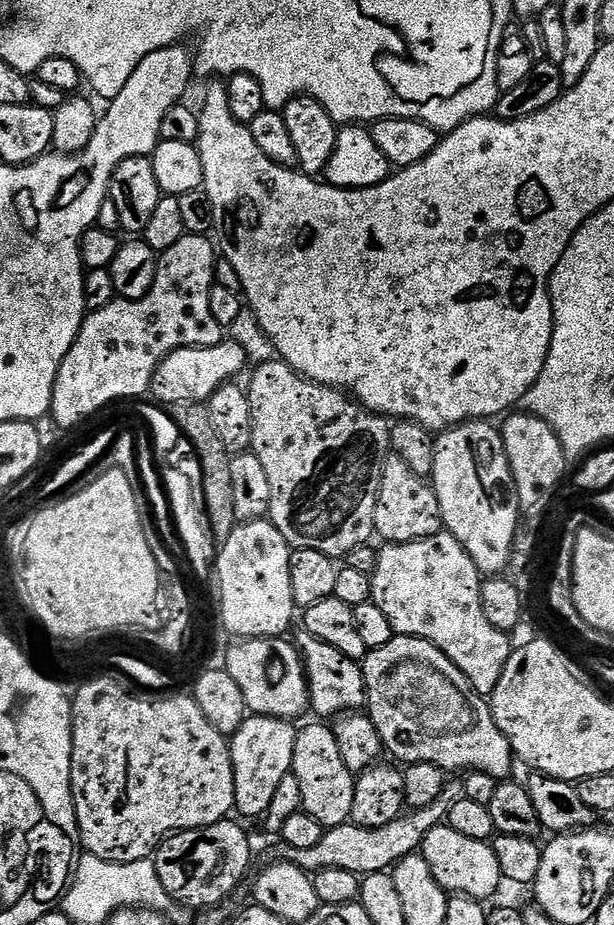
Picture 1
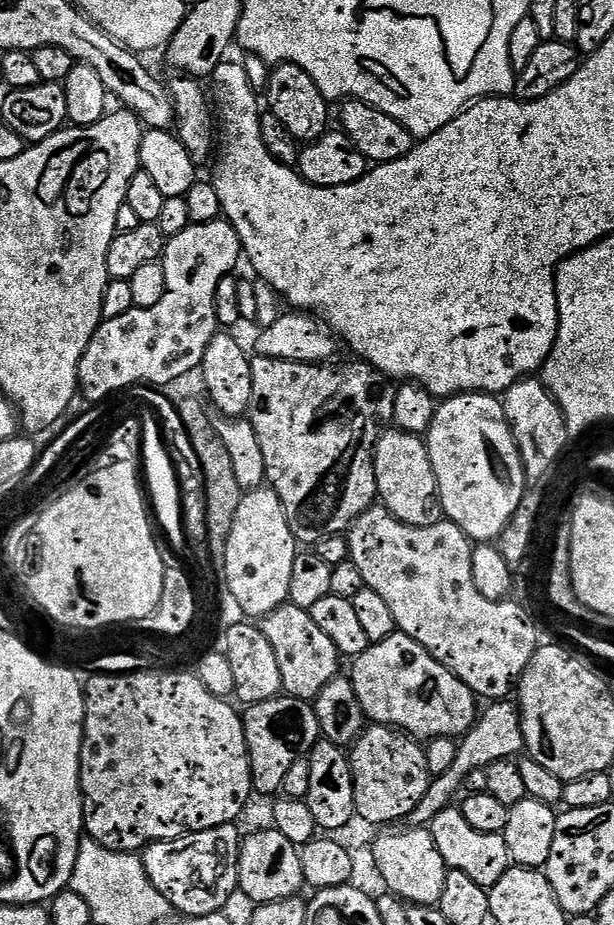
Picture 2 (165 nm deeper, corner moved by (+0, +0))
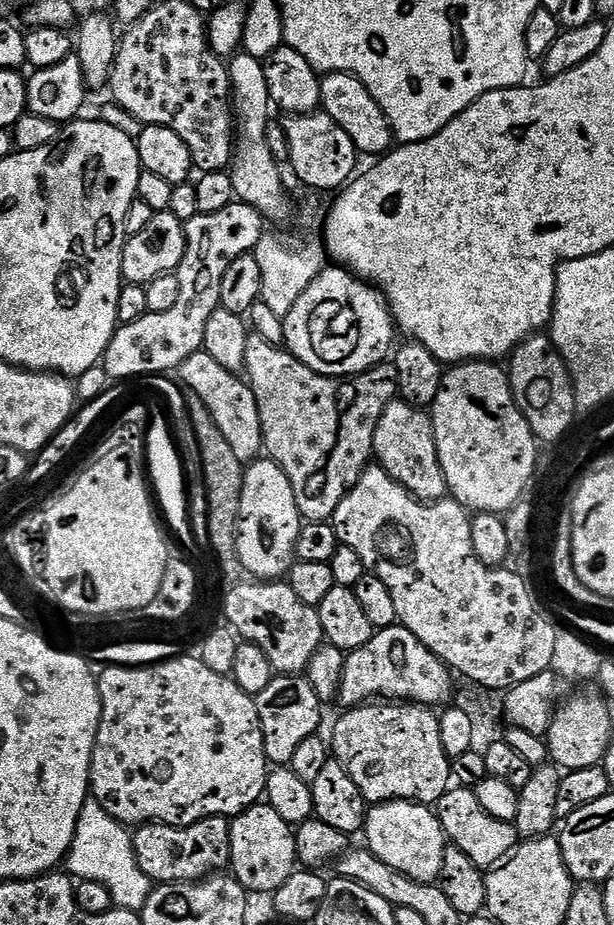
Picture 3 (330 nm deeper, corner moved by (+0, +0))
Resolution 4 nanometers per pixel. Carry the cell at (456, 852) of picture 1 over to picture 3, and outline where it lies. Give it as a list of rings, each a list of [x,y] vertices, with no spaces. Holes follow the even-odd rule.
[[[452,786],[447,794],[434,806],[434,811],[444,831],[447,843],[462,850],[474,866],[481,870],[491,870],[508,859],[518,847],[518,833],[515,823],[501,822],[498,818],[486,814],[478,803],[475,791],[471,787]]]

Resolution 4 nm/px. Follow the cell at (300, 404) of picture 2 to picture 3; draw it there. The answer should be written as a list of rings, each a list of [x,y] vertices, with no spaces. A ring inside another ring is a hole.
[[[252,334],[249,335],[246,342],[246,362],[244,363],[244,372],[249,384],[254,390],[254,398],[258,402],[258,414],[262,418],[262,434],[264,435],[264,452],[279,466],[286,478],[290,478],[290,486],[294,486],[294,498],[298,502],[298,510],[301,517],[305,521],[331,521],[334,510],[338,510],[338,502],[342,502],[342,498],[353,486],[358,483],[360,476],[364,473],[364,469],[369,467],[370,461],[373,459],[372,439],[374,438],[374,430],[378,426],[378,422],[382,418],[382,410],[386,410],[386,406],[390,401],[397,399],[398,396],[398,370],[395,363],[385,362],[370,369],[369,372],[363,372],[357,376],[323,376],[314,370],[310,370],[310,366],[306,366],[297,356],[293,356],[291,352],[283,347],[266,342],[266,338]]]

